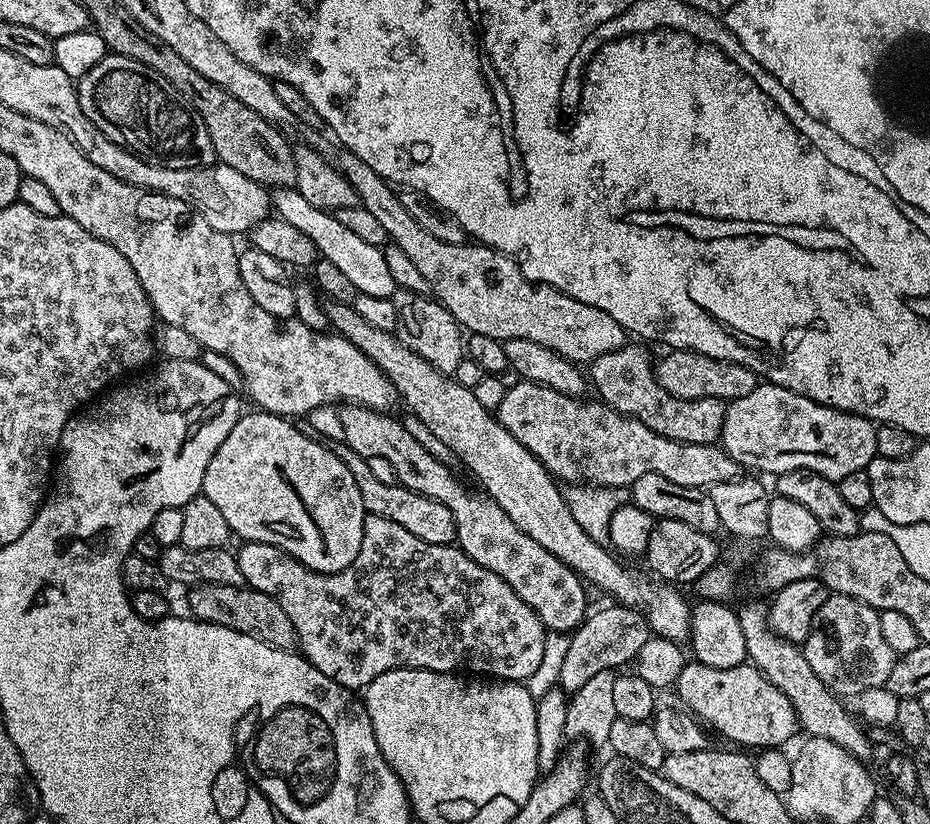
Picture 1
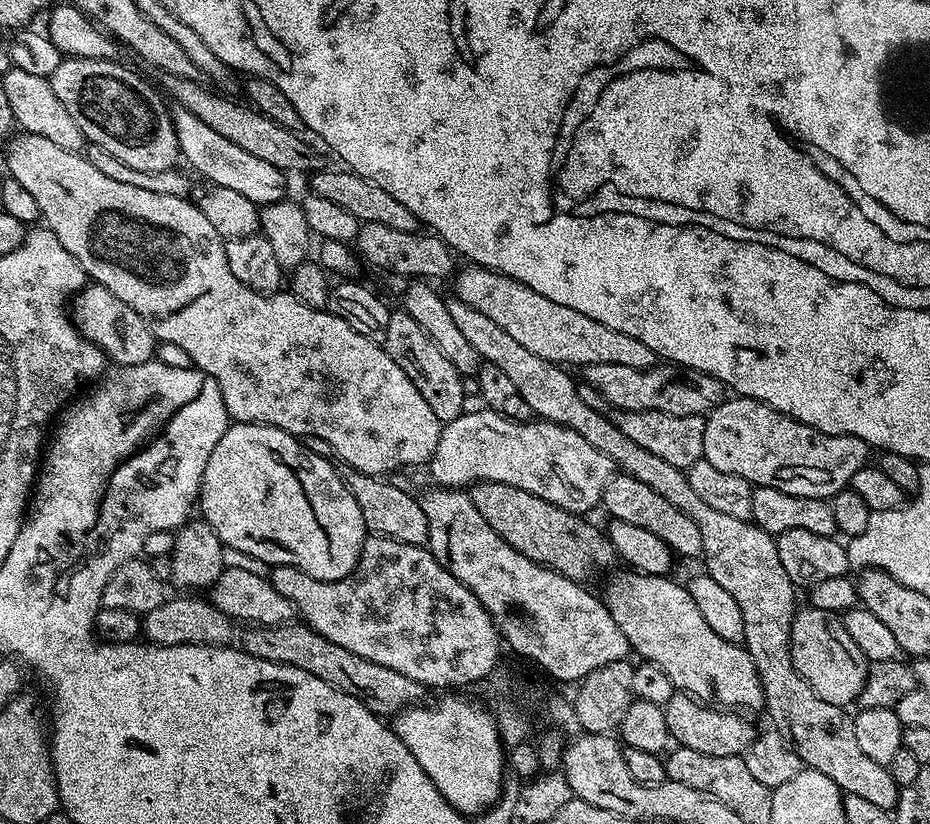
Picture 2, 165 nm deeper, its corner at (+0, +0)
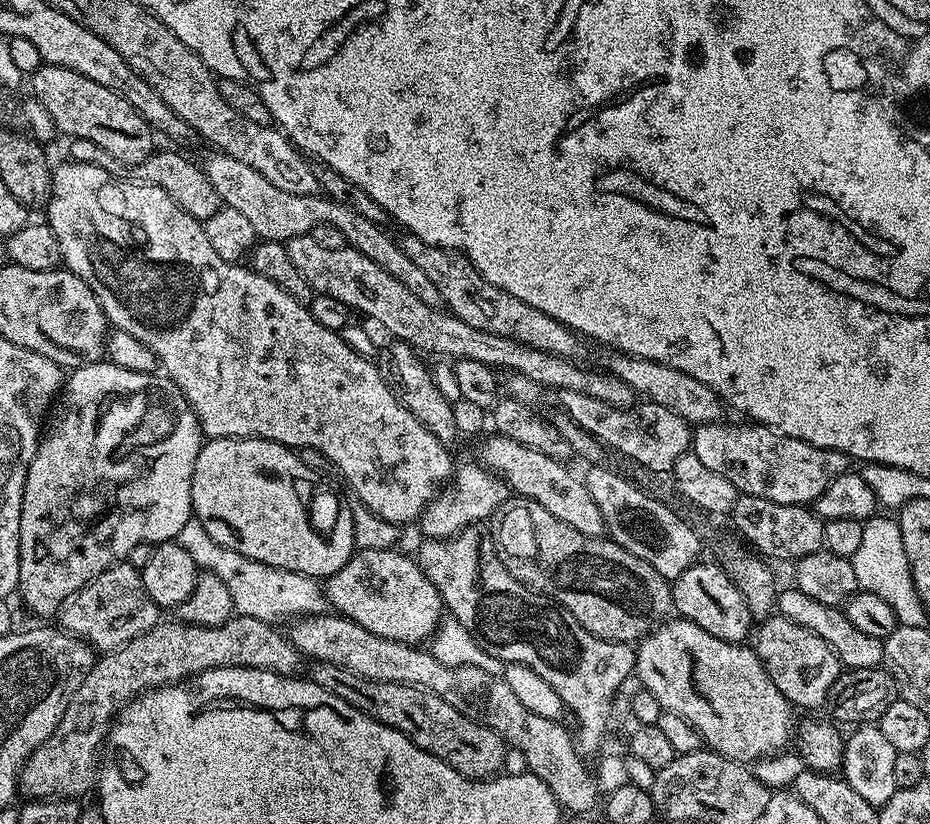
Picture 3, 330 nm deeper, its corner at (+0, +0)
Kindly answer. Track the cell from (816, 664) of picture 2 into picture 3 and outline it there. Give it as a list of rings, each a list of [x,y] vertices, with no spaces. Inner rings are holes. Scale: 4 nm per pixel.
[[[779,614],[761,619],[754,632],[754,640],[755,636],[756,657],[762,662],[766,674],[770,674],[770,682],[774,682],[778,690],[782,690],[789,704],[797,709],[823,709],[828,703],[830,686],[834,686],[842,671],[840,659],[836,657],[832,647],[818,638],[814,630],[798,626],[798,622],[790,622],[790,618]]]

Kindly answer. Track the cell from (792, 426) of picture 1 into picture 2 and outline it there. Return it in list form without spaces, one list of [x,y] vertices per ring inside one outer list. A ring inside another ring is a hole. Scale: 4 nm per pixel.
[[[733,395],[725,399],[714,411],[706,416],[706,438],[704,439],[704,459],[717,470],[726,470],[726,474],[738,474],[746,478],[753,486],[782,490],[782,494],[794,494],[802,498],[823,500],[838,494],[851,485],[854,474],[869,463],[870,449],[862,438],[853,436],[835,436],[822,434],[770,406],[745,396]]]

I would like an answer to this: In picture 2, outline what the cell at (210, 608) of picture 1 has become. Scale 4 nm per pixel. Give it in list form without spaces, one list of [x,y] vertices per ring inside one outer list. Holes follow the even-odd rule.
[[[303,622],[279,624],[273,628],[248,626],[238,636],[238,644],[254,658],[262,658],[279,664],[289,664],[298,670],[306,670],[306,674],[314,674],[314,678],[322,678],[322,682],[330,682],[334,690],[342,690],[342,694],[350,694],[358,698],[381,718],[395,717],[405,706],[415,706],[425,699],[424,685],[414,682],[414,678],[406,678],[406,674],[398,674],[398,670],[390,670],[390,666],[378,666],[378,662],[366,662],[366,658],[358,658],[358,654],[350,654],[346,646],[338,646],[338,642],[330,642],[330,638],[322,638],[314,629]]]

